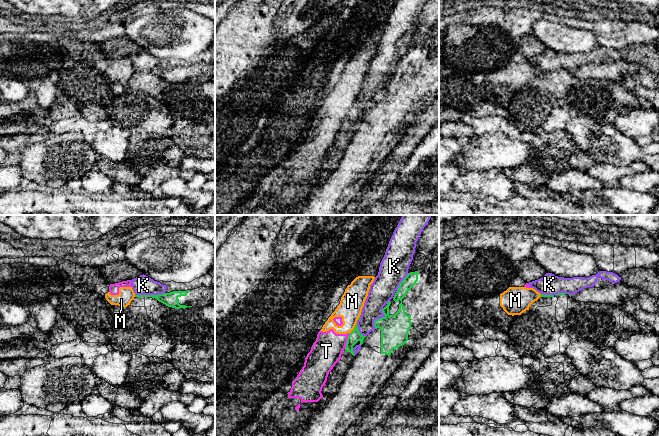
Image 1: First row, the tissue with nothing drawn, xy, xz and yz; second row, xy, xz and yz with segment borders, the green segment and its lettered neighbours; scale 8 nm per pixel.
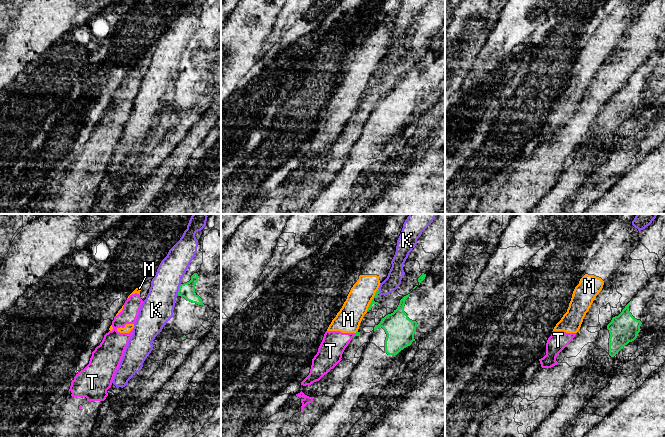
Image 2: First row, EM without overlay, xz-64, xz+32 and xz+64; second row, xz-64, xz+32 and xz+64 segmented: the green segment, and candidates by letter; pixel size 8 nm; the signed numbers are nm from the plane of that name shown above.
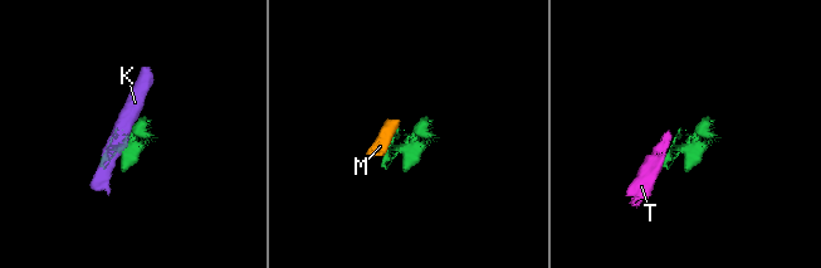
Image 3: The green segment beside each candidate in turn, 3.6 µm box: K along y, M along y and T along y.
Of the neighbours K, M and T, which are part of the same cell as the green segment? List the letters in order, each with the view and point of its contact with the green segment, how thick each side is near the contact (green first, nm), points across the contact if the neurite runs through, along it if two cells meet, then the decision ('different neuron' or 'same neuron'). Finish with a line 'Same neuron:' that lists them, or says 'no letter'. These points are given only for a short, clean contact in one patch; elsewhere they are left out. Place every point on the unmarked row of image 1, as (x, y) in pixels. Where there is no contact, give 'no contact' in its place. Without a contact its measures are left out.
K: xy (149, 71) | 110/160 nm | different neuron
M: xz (354, 104) | 90/190 nm | along xz (356, 98), (350, 109) | different neuron
T: xz (347, 117) | 90/240 nm | along xz (350, 109), (344, 124) | different neuron
Same neuron: no letter

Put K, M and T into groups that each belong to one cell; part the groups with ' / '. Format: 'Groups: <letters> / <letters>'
Groups: K / M T

